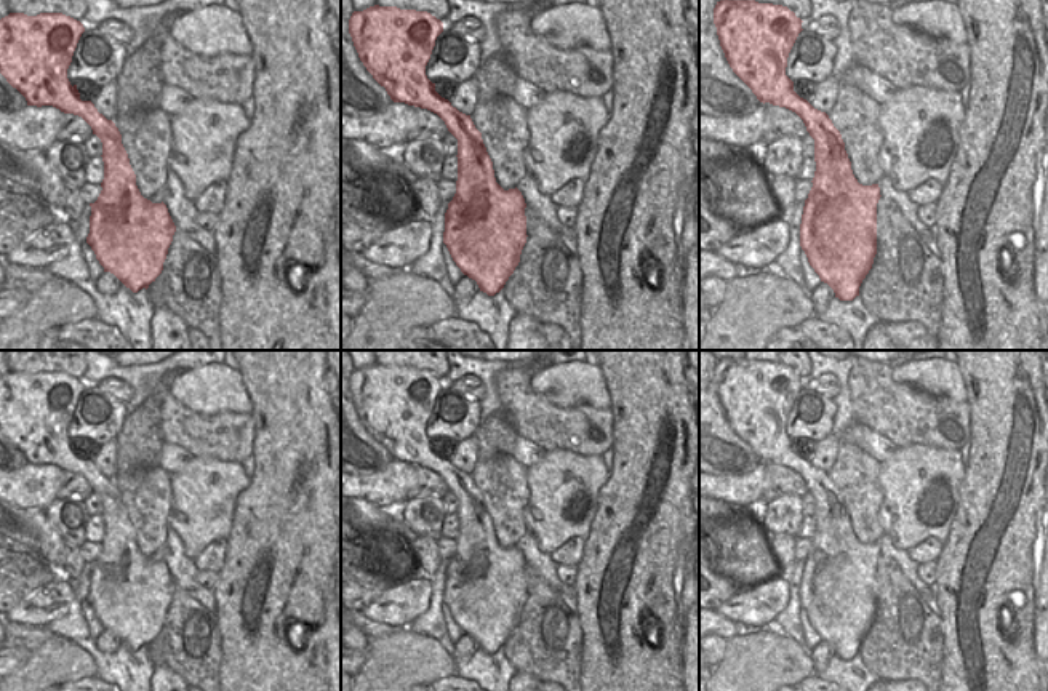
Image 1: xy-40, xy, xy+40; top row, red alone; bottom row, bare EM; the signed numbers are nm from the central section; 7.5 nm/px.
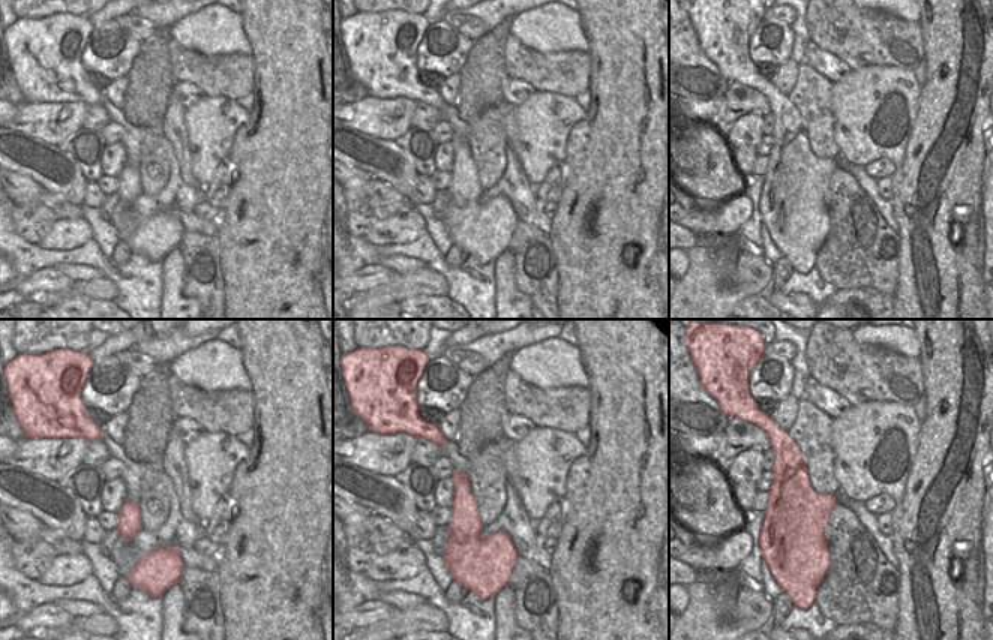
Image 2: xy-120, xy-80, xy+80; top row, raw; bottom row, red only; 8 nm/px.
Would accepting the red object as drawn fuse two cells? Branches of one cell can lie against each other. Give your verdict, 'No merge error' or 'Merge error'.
No merge error.

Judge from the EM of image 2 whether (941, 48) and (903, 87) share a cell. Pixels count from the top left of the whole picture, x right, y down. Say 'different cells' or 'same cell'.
different cells

